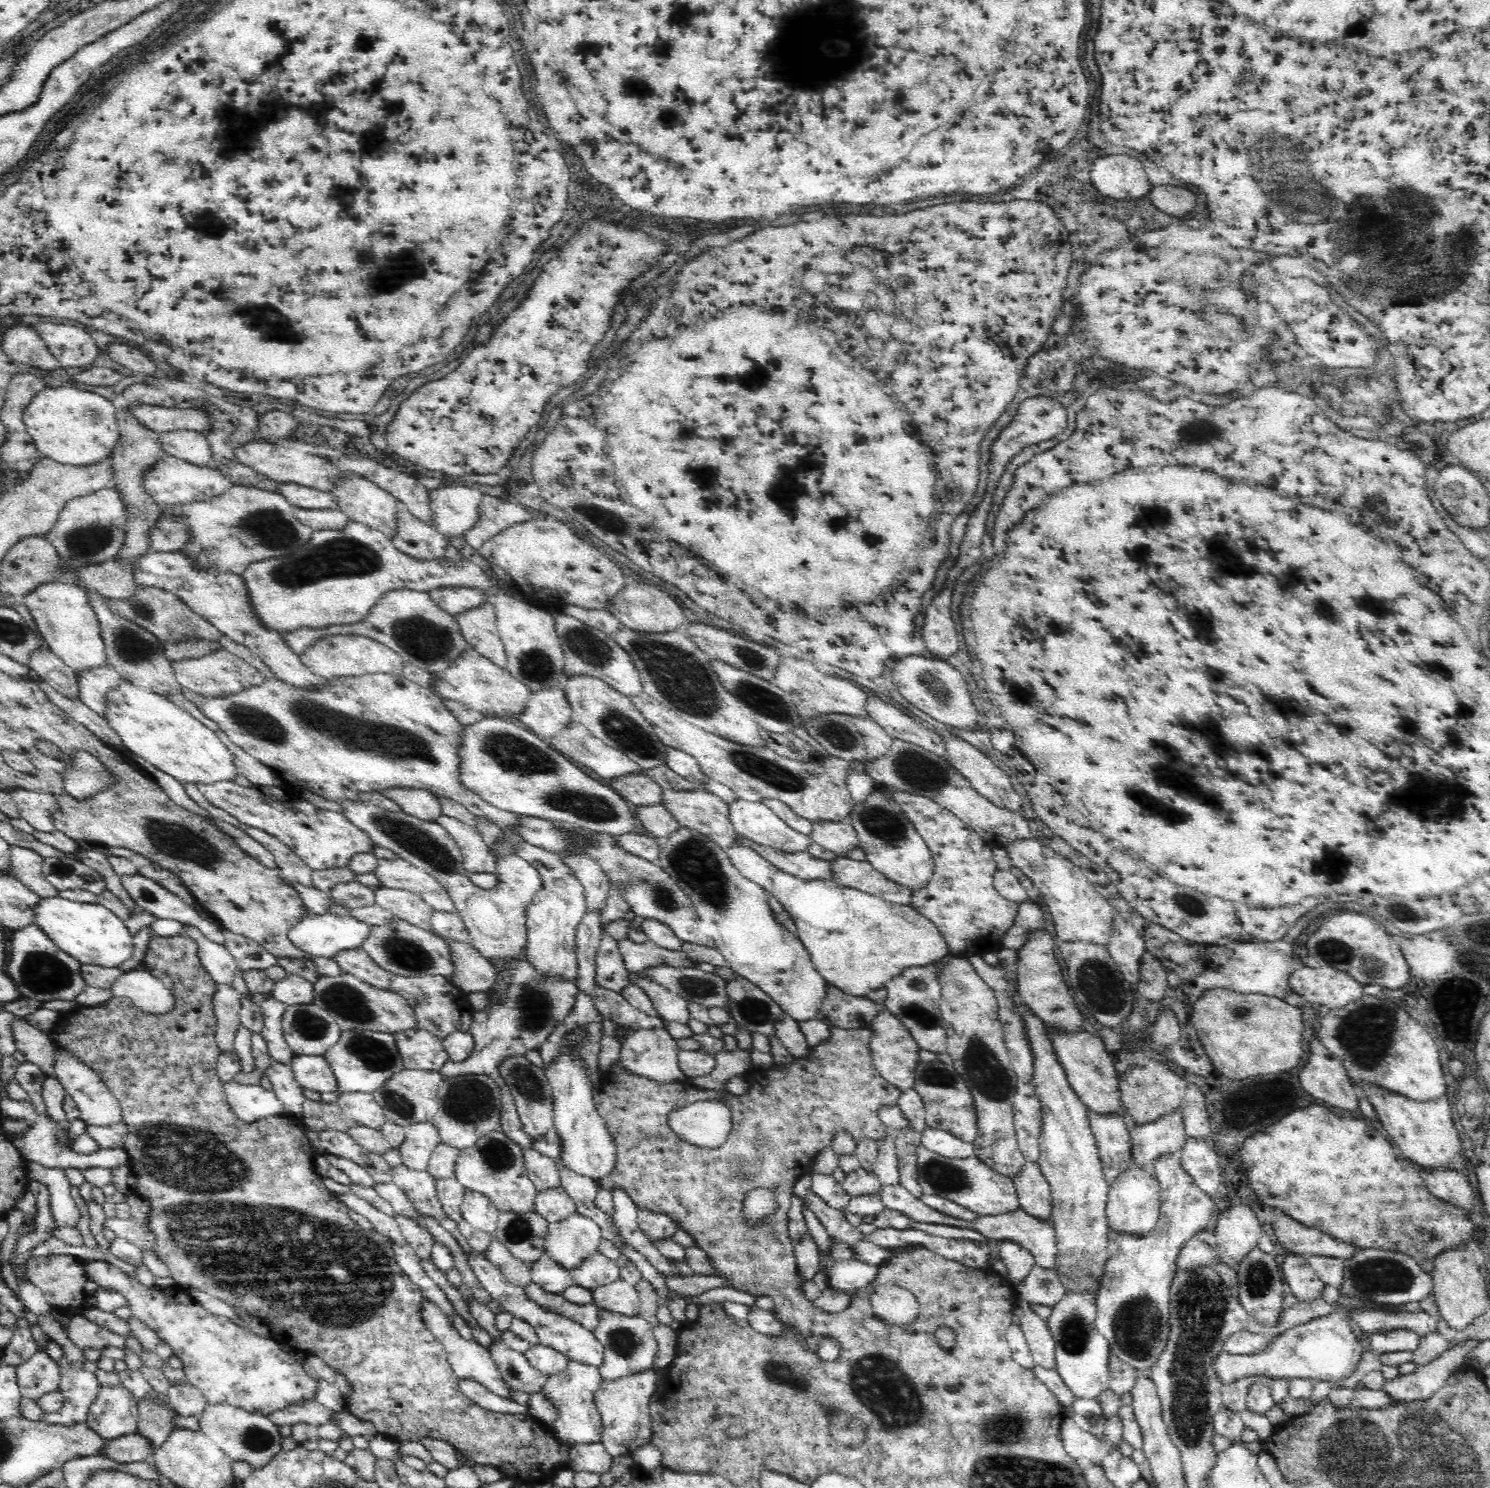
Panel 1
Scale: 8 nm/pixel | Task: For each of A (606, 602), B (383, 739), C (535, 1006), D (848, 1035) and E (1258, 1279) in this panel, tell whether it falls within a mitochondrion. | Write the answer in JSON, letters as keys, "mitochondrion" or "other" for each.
{"A":"other","B":"mitochondrion","C":"mitochondrion","D":"other","E":"mitochondrion"}

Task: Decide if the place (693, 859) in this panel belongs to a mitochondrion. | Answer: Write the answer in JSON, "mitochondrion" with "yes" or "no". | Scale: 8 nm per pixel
{"mitochondrion":"yes"}

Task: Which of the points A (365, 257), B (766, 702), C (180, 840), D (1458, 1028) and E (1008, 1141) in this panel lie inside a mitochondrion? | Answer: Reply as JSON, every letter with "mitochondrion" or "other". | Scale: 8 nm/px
{"A":"other","B":"mitochondrion","C":"mitochondrion","D":"other","E":"other"}

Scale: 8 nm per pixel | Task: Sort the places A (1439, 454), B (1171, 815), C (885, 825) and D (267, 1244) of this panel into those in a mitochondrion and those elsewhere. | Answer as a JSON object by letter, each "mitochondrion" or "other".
{"A":"other","B":"other","C":"mitochondrion","D":"mitochondrion"}

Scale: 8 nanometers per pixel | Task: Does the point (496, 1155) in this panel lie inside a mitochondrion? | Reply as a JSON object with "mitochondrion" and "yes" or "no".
{"mitochondrion":"yes"}

